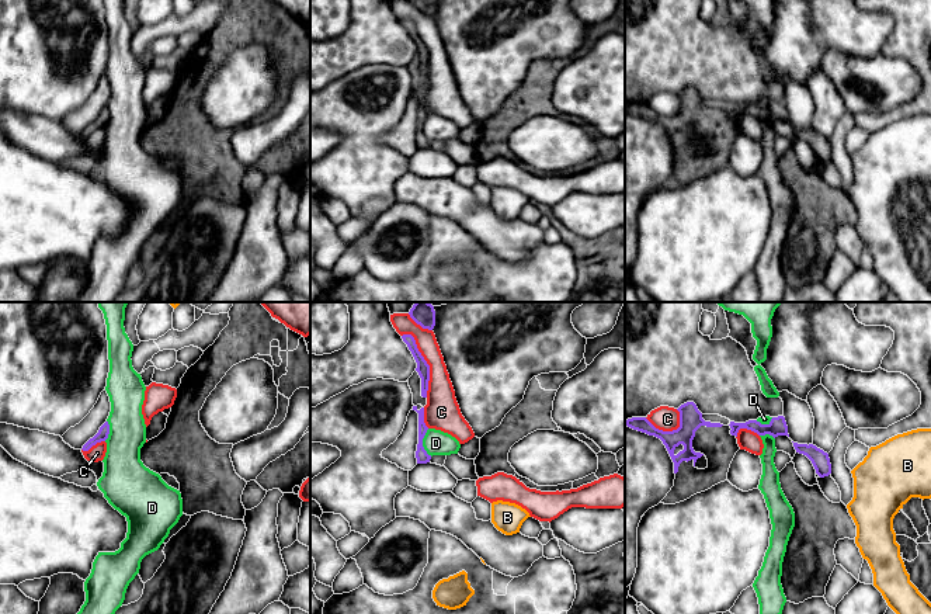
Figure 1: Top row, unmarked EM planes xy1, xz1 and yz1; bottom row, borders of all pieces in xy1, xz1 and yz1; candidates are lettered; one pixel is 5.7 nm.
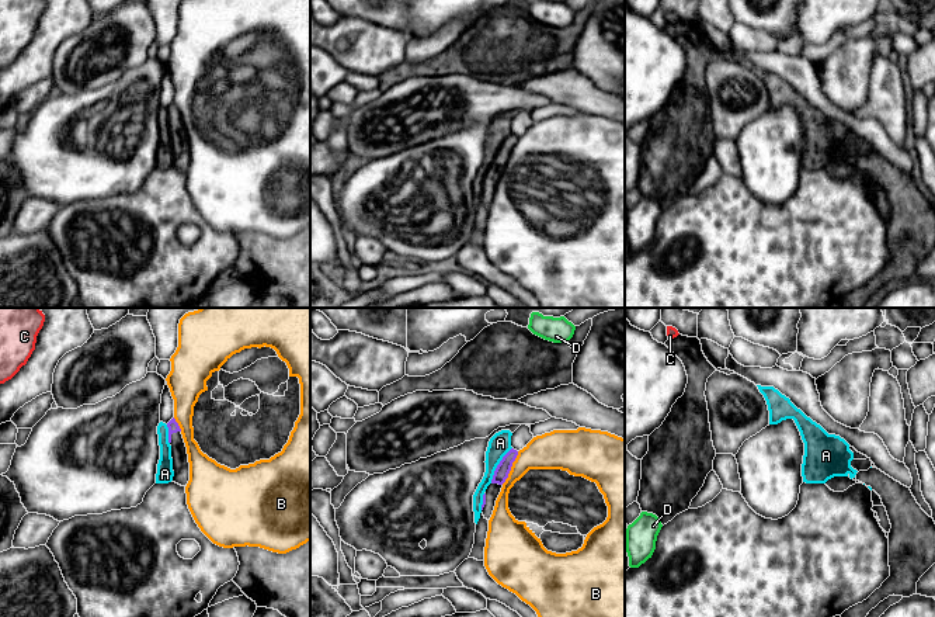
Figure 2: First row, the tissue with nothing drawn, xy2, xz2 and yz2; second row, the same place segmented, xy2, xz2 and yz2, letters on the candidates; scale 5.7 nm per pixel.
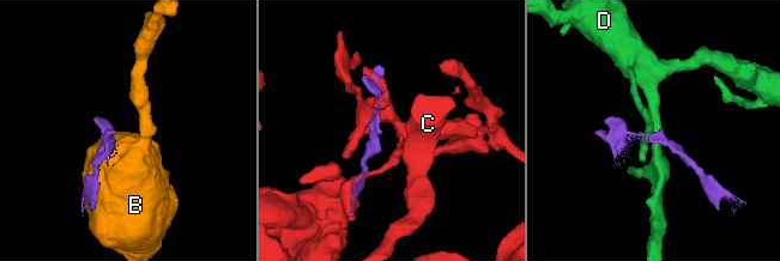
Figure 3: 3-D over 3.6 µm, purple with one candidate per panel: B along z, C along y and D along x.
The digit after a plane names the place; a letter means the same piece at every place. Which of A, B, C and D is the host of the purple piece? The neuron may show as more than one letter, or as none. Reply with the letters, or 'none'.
none

